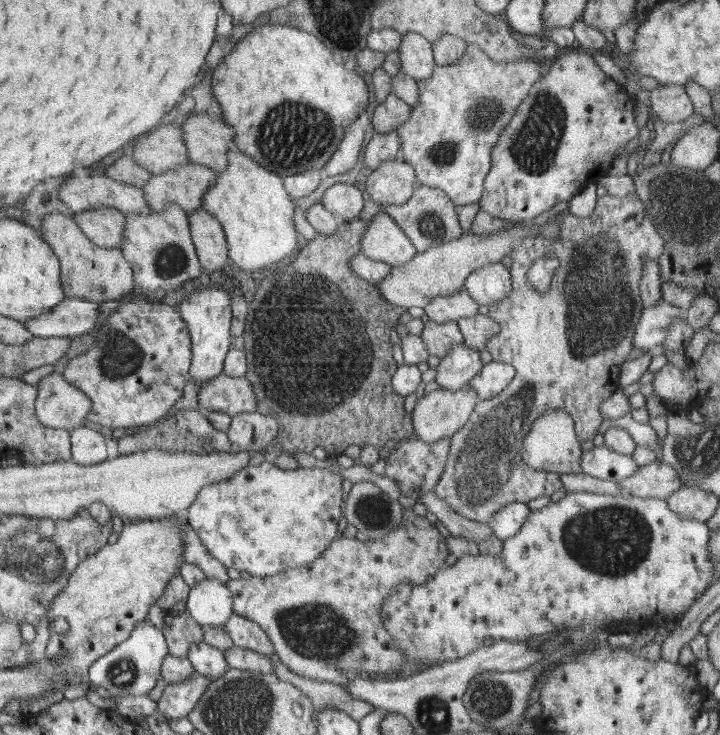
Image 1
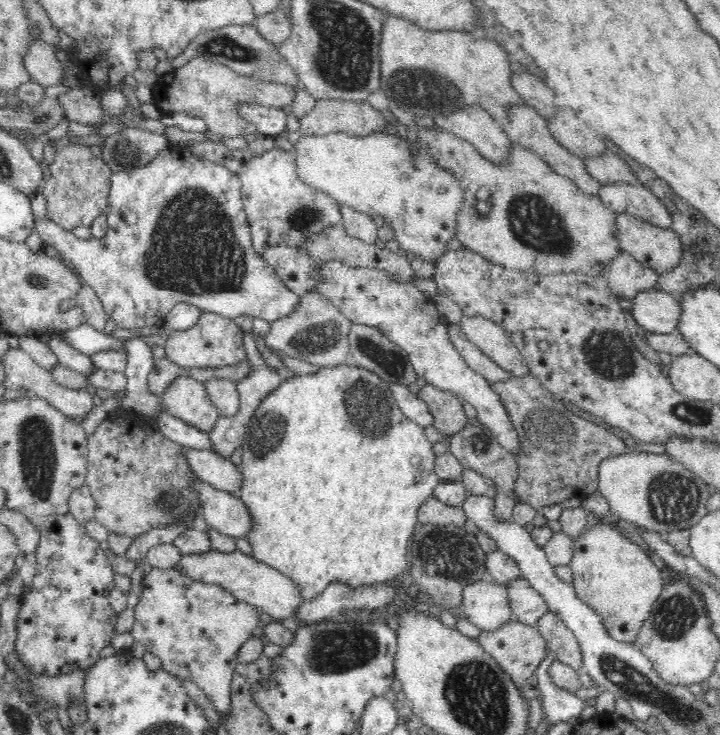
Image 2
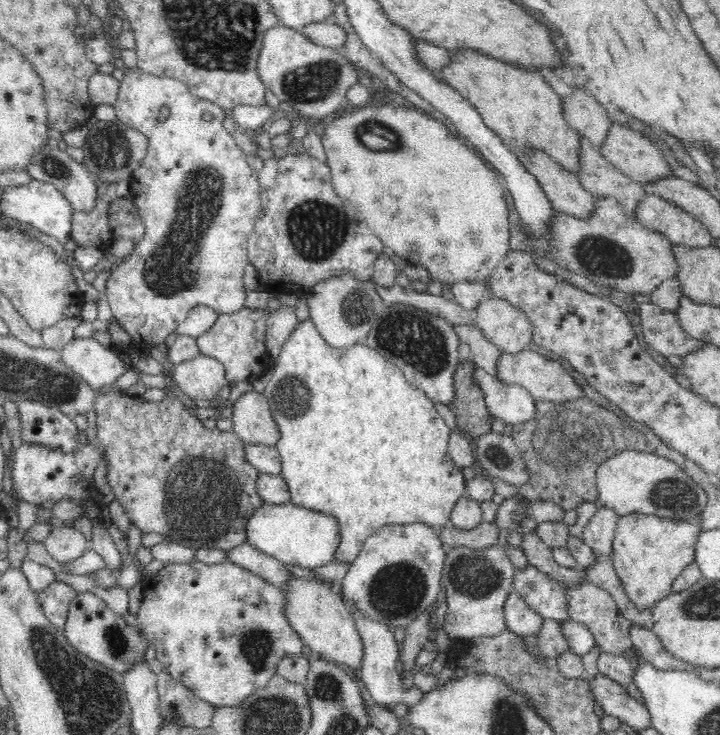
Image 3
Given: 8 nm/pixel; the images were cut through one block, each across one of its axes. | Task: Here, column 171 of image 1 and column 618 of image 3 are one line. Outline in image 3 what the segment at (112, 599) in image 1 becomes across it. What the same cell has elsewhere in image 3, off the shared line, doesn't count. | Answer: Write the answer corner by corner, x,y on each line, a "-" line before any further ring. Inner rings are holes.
650,515
620,517
612,544
612,565
629,601
639,608
652,607
669,596
676,578
695,561
695,546
700,523
673,522

